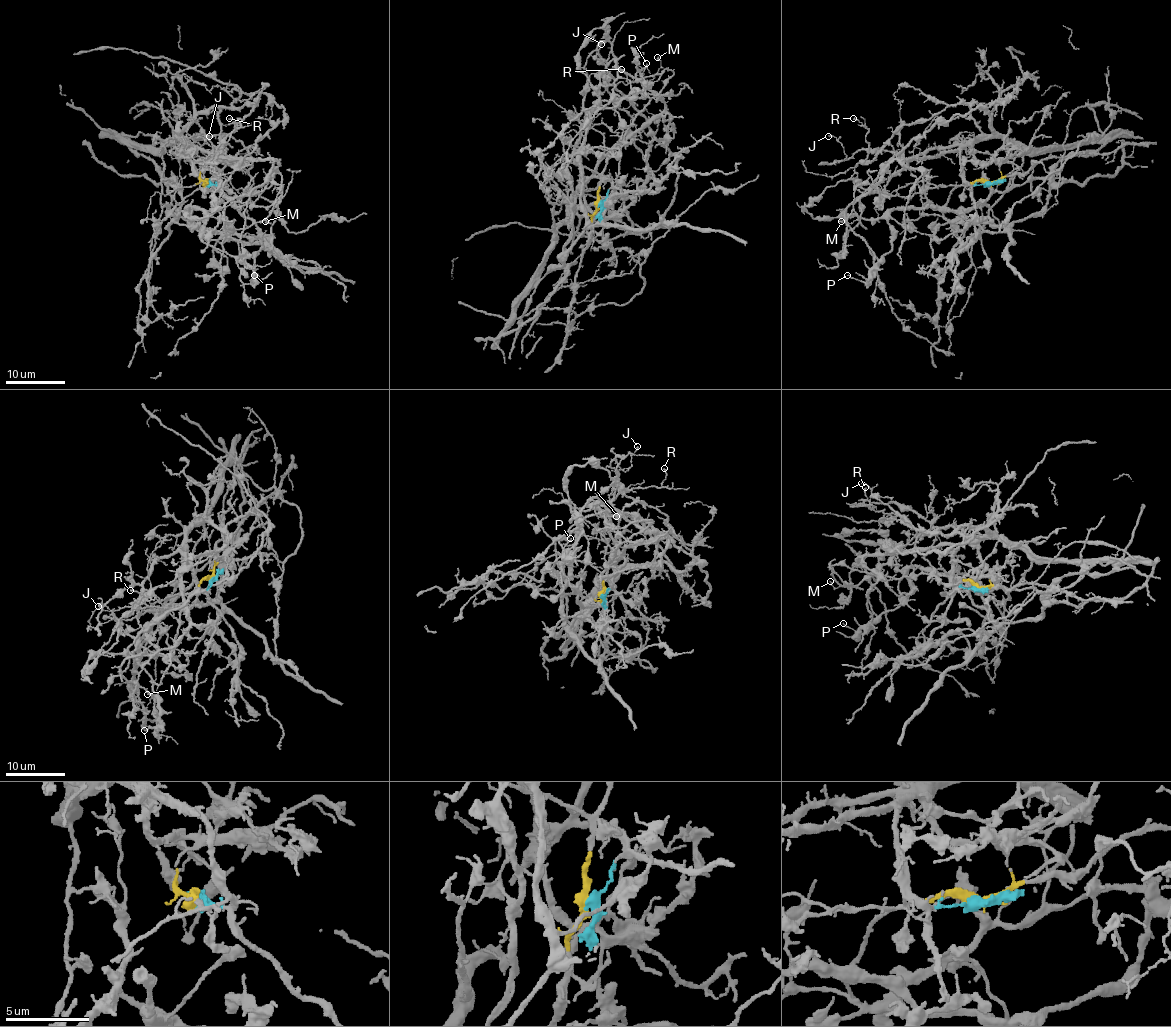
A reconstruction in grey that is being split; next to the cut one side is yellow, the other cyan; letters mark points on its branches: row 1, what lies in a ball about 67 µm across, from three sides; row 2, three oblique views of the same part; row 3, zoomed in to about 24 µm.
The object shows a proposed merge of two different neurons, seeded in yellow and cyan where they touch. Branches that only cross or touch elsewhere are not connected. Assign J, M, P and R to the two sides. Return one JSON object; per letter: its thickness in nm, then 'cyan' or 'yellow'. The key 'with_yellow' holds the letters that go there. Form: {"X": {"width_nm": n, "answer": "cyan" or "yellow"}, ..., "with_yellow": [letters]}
{"J": {"width_nm": 130, "answer": "cyan"}, "M": {"width_nm": 120, "answer": "yellow"}, "P": {"width_nm": 120, "answer": "cyan"}, "R": {"width_nm": 150, "answer": "cyan"}, "with_yellow": ["M"]}

